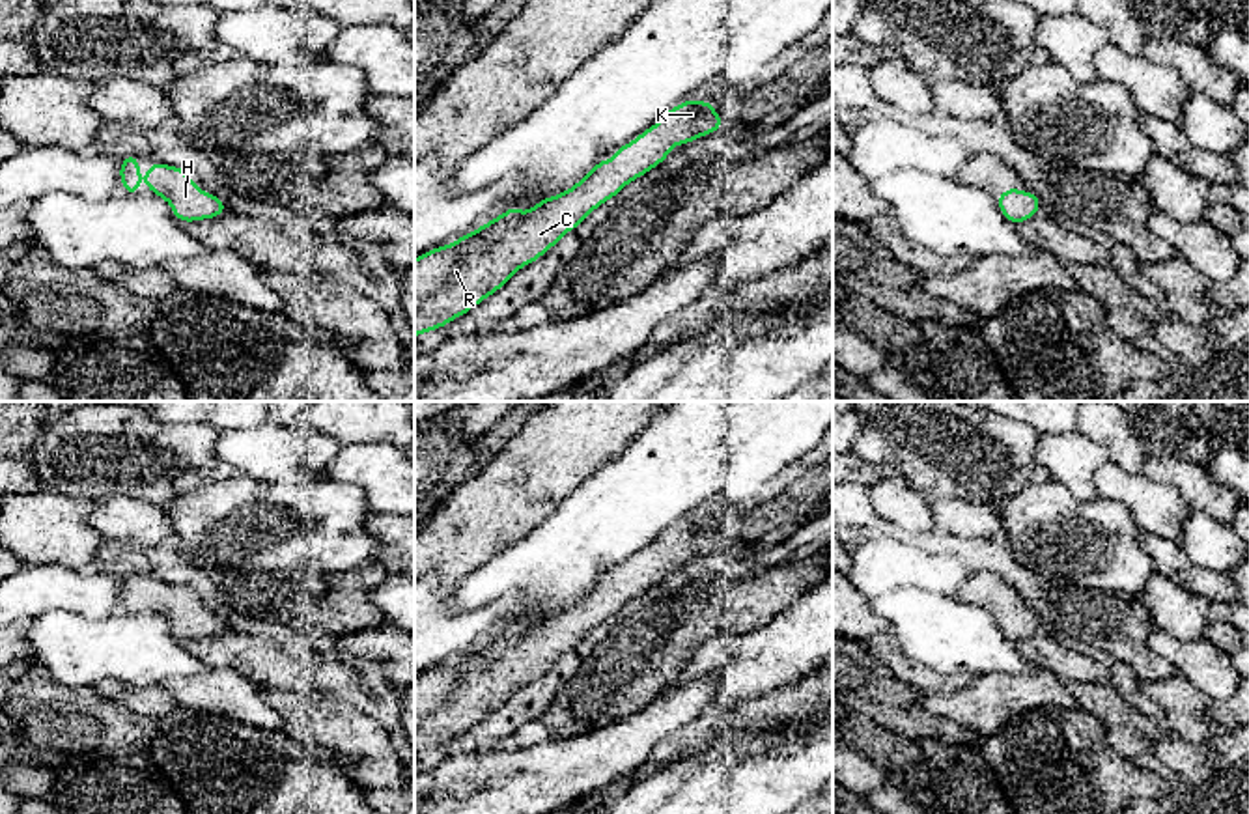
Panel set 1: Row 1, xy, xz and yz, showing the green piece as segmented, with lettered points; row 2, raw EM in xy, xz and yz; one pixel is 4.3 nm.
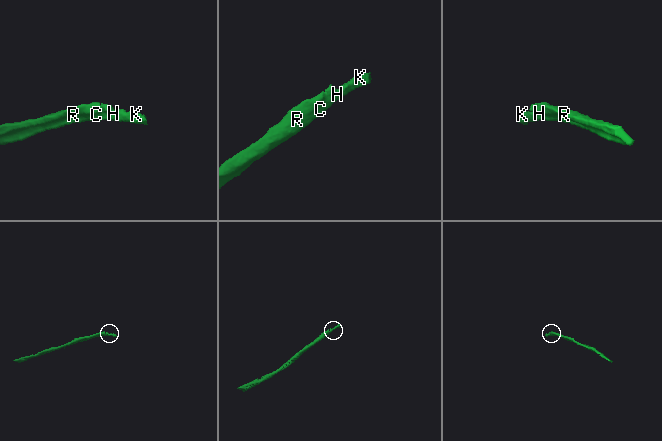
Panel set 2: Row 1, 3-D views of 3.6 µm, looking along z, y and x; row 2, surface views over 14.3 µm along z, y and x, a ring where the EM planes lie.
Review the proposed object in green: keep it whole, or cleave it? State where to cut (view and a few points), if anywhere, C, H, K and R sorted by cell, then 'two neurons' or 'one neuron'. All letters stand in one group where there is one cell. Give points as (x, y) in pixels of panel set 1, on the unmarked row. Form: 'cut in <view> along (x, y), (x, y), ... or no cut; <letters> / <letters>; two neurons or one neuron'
no cut; C H K R; one neuron

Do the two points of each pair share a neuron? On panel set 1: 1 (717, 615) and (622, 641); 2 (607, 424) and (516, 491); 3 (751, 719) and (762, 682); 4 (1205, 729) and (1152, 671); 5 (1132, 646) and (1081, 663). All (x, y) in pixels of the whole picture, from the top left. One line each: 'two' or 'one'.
1: one
2: one
3: two
4: two
5: two

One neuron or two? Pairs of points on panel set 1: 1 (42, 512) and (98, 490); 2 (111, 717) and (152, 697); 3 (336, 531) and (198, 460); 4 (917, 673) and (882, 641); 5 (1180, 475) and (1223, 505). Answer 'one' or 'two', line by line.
1: two
2: two
3: two
4: one
5: one

